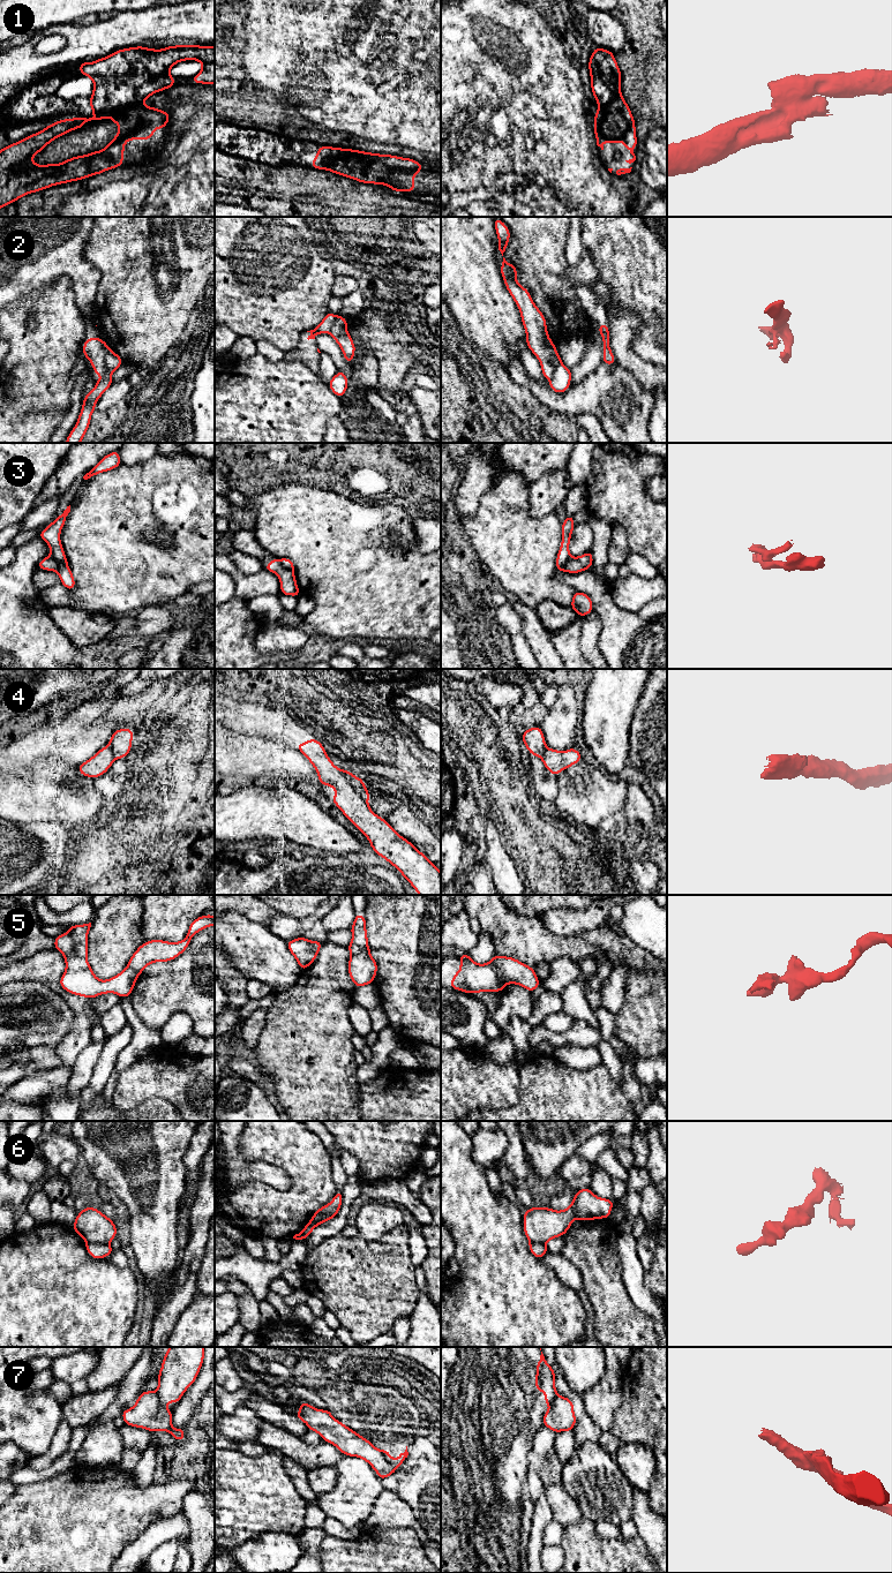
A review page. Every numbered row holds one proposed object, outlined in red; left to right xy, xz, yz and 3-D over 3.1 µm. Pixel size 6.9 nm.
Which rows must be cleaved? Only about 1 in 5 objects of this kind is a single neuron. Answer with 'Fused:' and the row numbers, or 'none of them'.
Fused: 1, 2, 3, 4, 5, 6, 7

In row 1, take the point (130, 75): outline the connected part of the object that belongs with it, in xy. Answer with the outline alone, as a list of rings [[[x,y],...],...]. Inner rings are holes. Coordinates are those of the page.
[[[174,45],[162,50],[136,46],[113,52],[106,58],[93,62],[81,62],[80,74],[93,81],[93,92],[90,96],[90,108],[99,113],[111,113],[134,103],[141,103],[151,95],[174,86],[175,80],[171,76],[171,68],[186,60],[196,60],[202,63],[201,72],[190,78],[193,83],[215,84],[215,46]]]

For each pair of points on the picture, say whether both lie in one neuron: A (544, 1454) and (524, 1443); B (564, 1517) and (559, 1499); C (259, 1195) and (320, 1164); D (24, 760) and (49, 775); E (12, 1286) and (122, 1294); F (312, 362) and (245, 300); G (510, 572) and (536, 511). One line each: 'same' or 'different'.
A: different
B: same
C: same
D: different
E: same
F: different
G: different

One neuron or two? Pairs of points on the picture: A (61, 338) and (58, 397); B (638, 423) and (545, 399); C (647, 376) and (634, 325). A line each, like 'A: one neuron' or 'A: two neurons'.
A: one neuron
B: one neuron
C: one neuron

